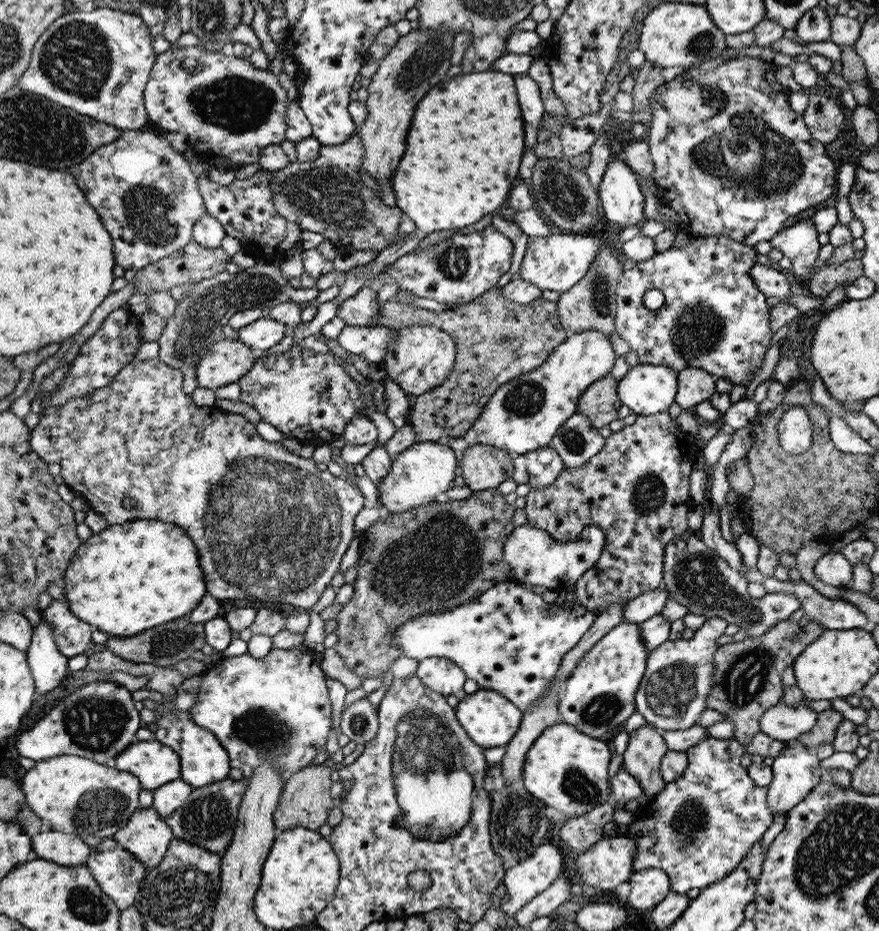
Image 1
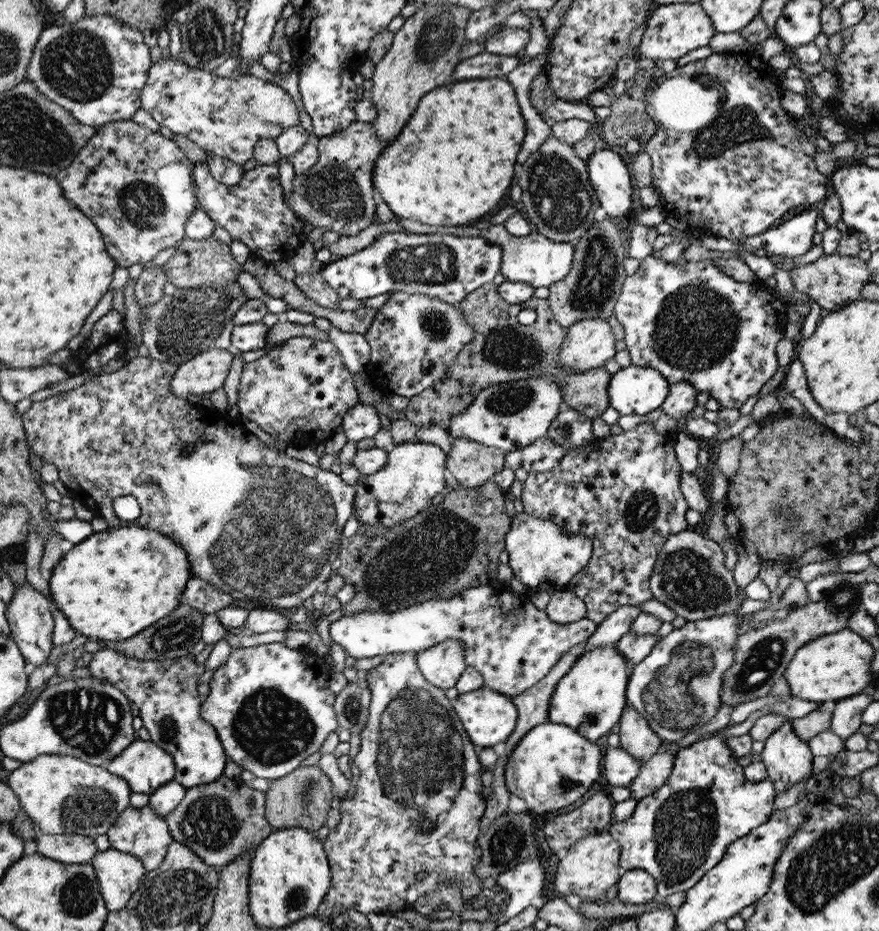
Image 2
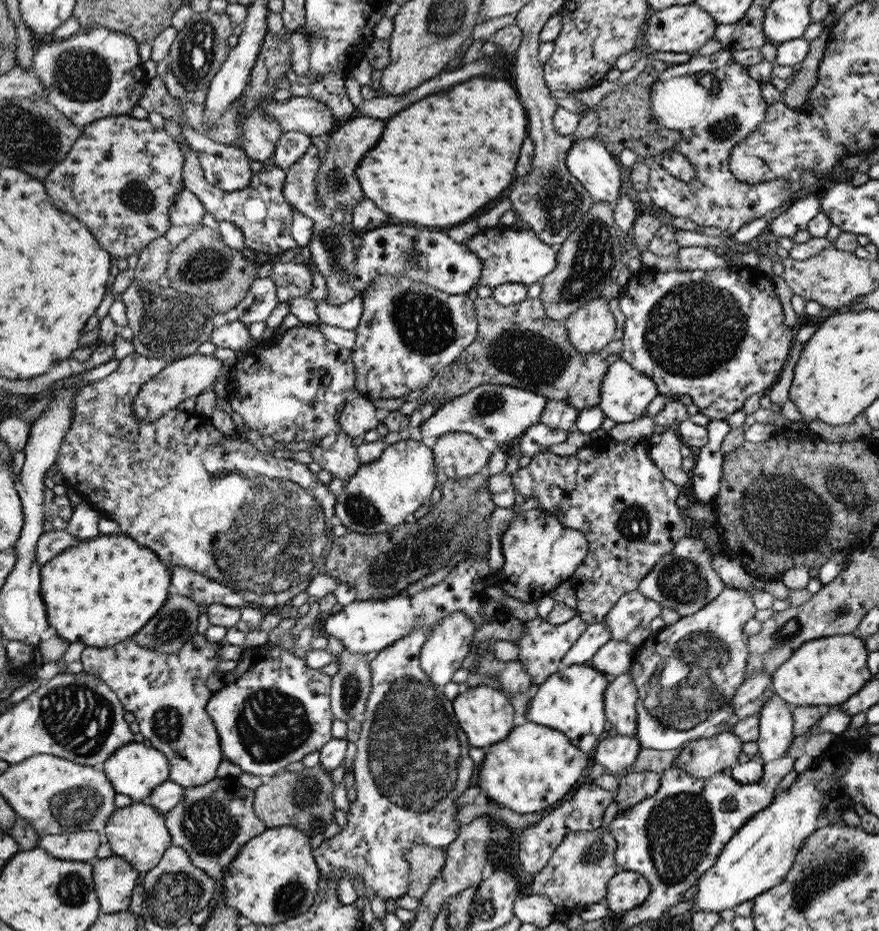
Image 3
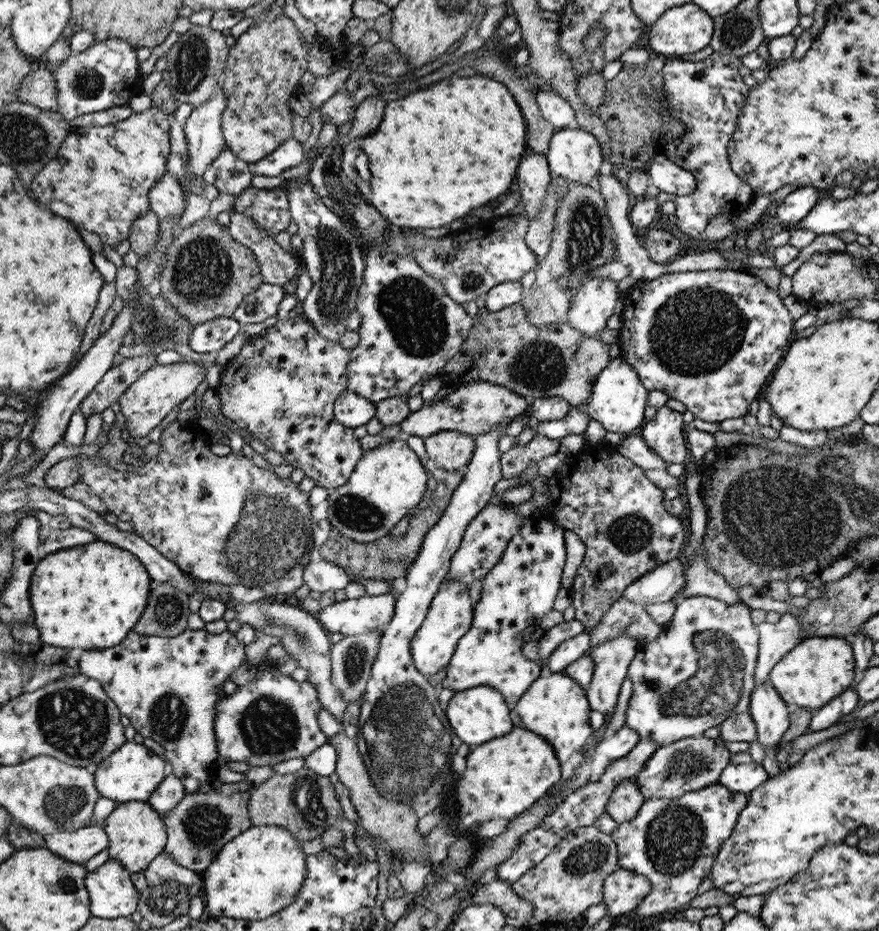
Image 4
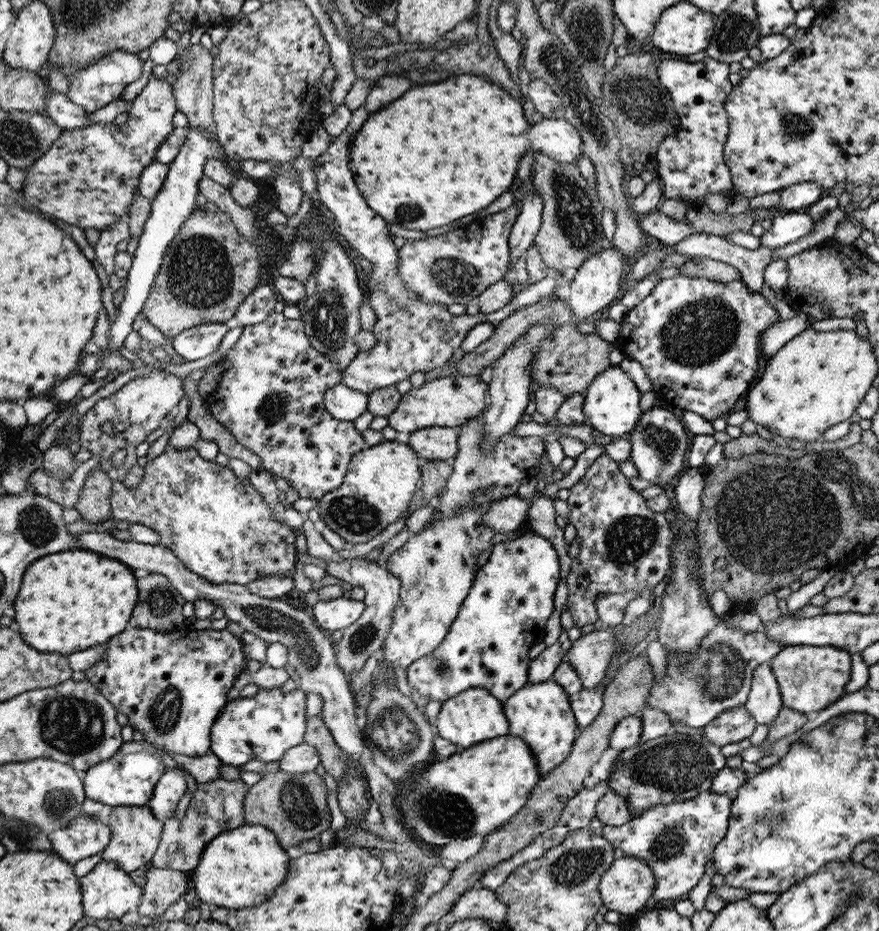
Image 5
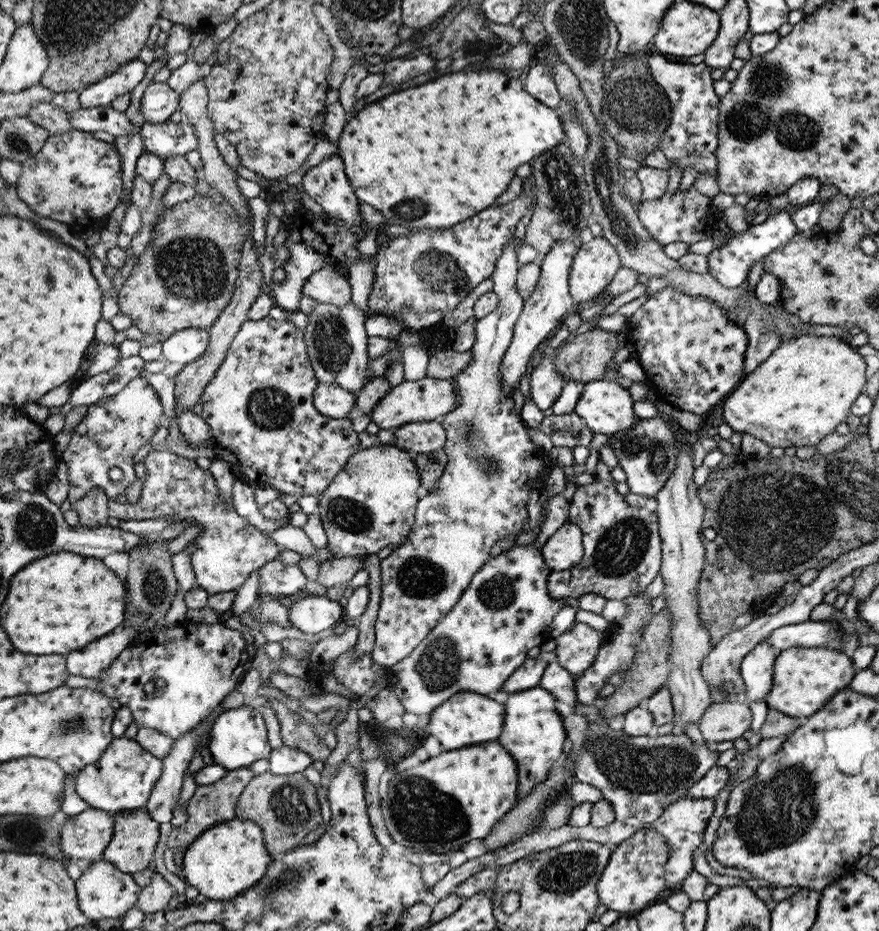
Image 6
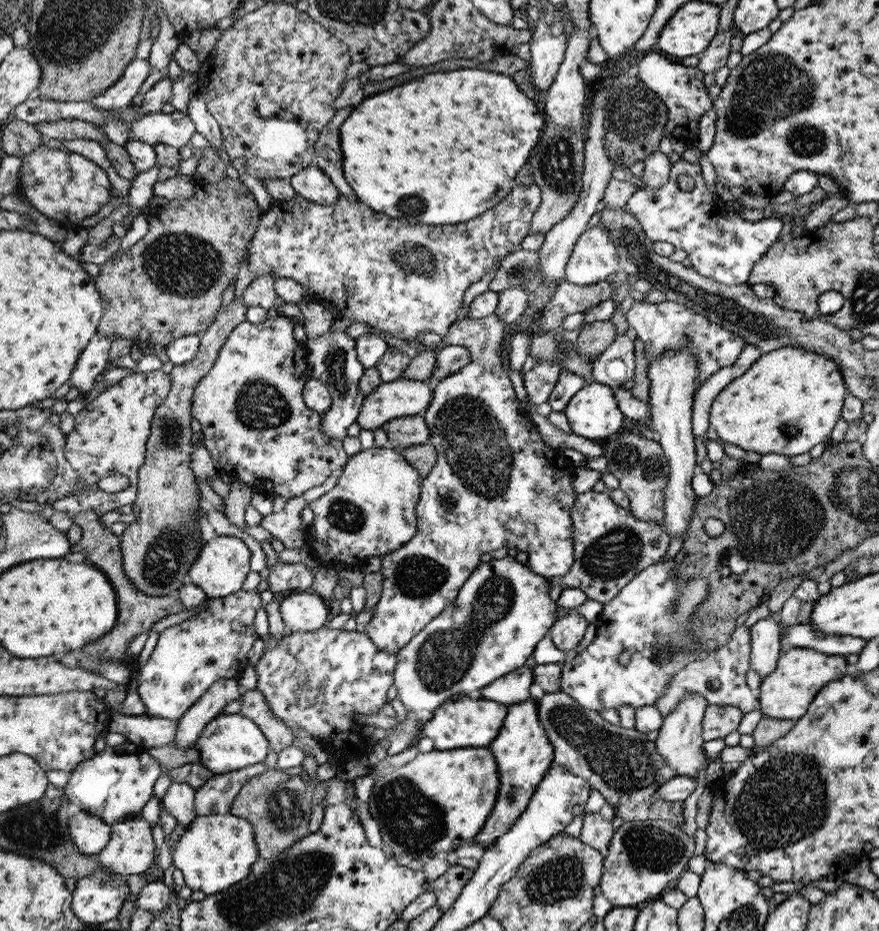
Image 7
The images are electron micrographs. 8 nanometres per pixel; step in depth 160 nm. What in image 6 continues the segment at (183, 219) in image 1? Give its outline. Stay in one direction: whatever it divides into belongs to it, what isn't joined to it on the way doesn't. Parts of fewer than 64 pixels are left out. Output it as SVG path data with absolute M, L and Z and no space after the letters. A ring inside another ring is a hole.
M153 82L144 89L141 111L145 122L154 124L170 120L170 115L178 108L178 92L165 82ZM78 129L72 132L67 132L66 134L56 134L51 135L47 138L46 144L43 146L42 150L38 151L35 155L26 159L23 163L23 172L20 179L14 185L18 194L18 197L32 209L35 214L41 217L51 218L52 220L57 220L63 223L68 228L76 228L76 226L82 226L85 229L91 229L95 227L100 227L104 220L108 217L110 212L114 211L119 202L120 196L123 192L123 179L122 179L122 162L120 153L115 147L115 143L106 142L94 139L91 132L81 131Z

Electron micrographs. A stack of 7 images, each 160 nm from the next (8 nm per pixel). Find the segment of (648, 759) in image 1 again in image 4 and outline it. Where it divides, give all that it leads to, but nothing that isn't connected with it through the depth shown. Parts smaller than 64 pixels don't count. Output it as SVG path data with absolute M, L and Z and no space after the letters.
M619 636L612 640L600 644L600 646L591 646L589 650L590 657L594 661L594 676L592 682L587 687L588 704L592 710L600 712L602 715L610 718L616 709L622 683L628 676L628 670L637 655L637 649L640 641L627 636Z

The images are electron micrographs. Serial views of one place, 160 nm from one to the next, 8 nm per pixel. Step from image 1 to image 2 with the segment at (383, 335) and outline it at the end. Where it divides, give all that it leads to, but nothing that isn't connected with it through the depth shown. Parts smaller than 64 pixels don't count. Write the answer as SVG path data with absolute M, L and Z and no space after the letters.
M332 325L327 332L329 340L336 345L342 355L342 361L351 374L364 370L370 361L370 345L363 334L343 332Z

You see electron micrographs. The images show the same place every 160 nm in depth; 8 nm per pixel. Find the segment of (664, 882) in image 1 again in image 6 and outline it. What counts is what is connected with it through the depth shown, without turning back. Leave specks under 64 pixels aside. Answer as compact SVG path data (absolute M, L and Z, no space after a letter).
M650 826L642 827L630 839L619 842L612 851L610 862L599 879L598 893L602 904L619 913L644 910L664 890L665 865L671 858L671 846L667 838Z

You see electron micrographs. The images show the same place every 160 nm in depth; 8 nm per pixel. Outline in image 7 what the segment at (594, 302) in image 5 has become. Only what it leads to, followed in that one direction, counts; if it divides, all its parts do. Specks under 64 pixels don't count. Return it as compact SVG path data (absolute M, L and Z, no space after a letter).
M598 226L587 229L574 244L565 278L577 285L600 283L616 272L618 255L608 230Z

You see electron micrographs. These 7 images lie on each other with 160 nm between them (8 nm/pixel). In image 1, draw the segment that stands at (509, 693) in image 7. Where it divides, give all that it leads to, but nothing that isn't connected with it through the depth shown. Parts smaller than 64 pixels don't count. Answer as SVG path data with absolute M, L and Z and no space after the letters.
M663 585L656 590L644 592L644 594L627 601L623 610L623 620L626 622L644 622L652 618L652 615L660 614L668 598L668 593Z

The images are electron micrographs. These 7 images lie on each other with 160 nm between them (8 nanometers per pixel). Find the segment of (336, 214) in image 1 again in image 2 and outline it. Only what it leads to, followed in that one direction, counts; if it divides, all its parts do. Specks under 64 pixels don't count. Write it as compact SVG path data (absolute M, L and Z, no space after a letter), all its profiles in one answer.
M356 120L350 127L315 140L318 160L307 172L294 177L286 206L300 219L310 220L316 228L323 228L342 236L356 236L374 223L376 216L375 168L383 146L372 123Z

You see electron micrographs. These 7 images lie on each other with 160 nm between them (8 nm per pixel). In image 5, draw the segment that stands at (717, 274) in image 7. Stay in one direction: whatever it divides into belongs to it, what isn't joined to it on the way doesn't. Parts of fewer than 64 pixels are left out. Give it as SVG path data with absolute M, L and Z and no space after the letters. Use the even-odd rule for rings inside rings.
M659 210L641 218L639 226L652 240L669 248L682 242L684 238L696 234L688 219L675 220L665 216ZM806 211L776 216L772 218L772 228L761 231L759 235L762 247L776 249L800 240L802 236L814 232L816 221Z

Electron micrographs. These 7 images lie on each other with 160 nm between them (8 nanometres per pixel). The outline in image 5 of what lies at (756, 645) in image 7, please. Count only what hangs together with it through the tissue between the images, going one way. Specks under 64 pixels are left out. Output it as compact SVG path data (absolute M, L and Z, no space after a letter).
M770 663L756 666L744 707L757 725L770 726L776 722L784 704Z

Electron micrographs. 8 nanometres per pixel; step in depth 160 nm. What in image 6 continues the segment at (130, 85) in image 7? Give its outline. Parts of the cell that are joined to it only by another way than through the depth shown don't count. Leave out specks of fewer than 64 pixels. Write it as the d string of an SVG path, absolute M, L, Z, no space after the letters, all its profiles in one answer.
M139 59L121 66L116 72L79 93L82 108L111 106L116 97L129 94L139 86L144 78L144 72L146 72L146 63Z

